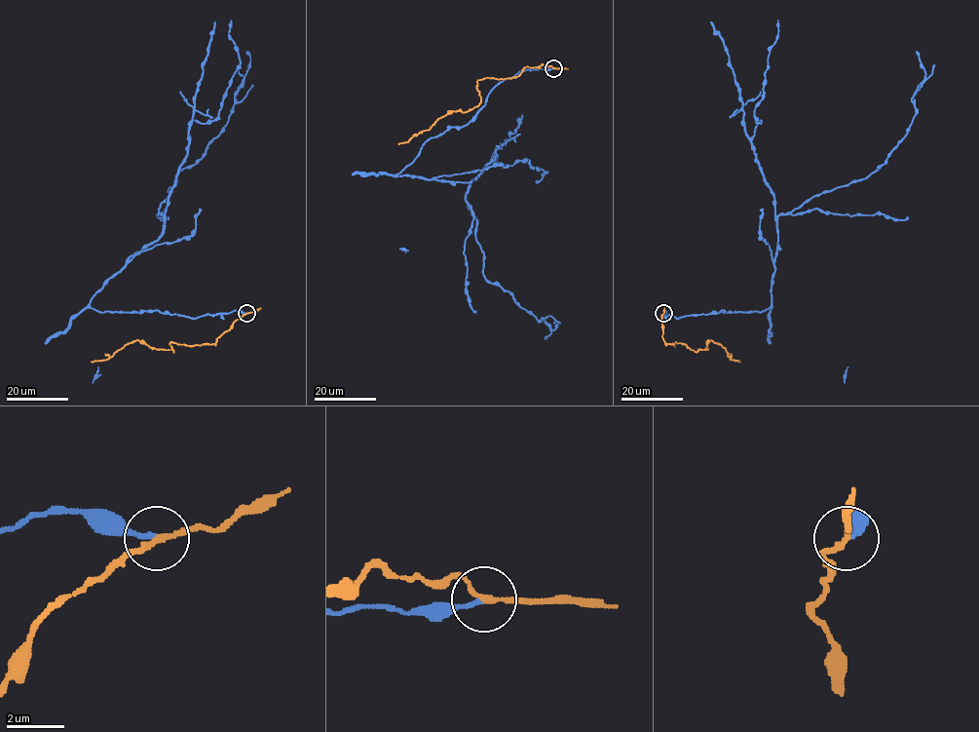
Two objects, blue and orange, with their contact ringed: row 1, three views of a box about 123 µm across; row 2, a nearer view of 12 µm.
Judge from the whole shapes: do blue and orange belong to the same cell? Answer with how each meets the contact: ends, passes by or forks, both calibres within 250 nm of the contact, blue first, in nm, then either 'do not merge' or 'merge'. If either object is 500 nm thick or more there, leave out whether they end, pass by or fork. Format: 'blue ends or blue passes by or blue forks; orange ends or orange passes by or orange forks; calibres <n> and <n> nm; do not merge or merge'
blue ends; orange passes by; calibres 150 and 170 nm; do not merge

